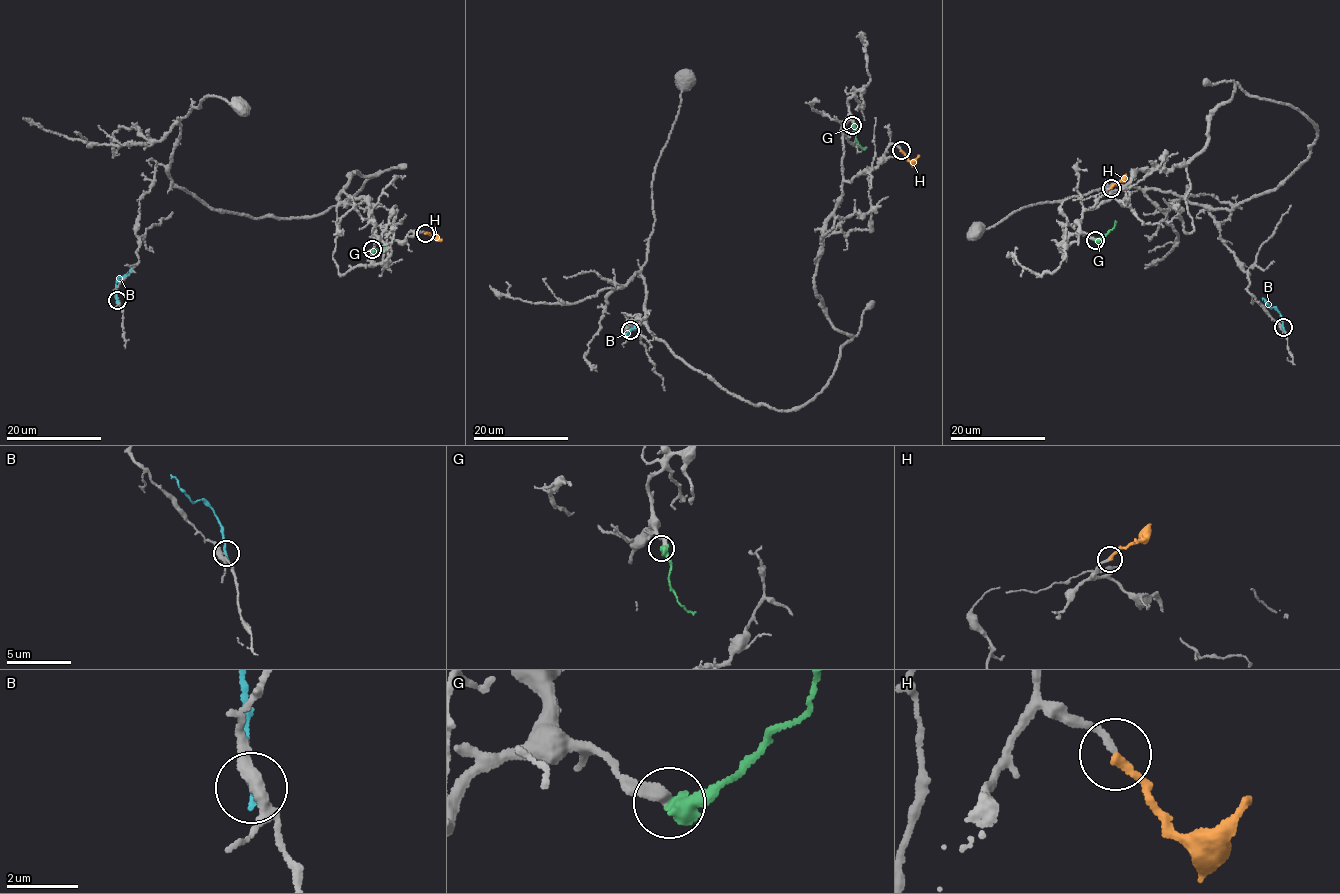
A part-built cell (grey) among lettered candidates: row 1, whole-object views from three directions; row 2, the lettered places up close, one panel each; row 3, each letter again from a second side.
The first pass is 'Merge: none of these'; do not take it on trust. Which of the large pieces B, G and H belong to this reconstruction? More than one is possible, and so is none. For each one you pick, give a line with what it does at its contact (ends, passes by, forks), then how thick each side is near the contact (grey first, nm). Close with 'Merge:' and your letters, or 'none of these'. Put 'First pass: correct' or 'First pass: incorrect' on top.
First pass: incorrect
H: It ends there. Thickness 190 nm (grey) against 240 nm
Merge: H

